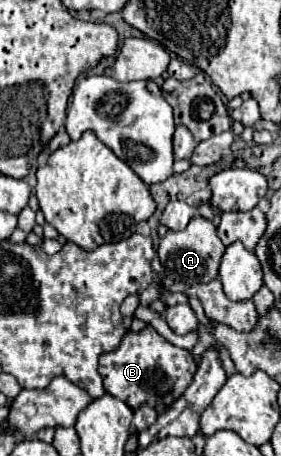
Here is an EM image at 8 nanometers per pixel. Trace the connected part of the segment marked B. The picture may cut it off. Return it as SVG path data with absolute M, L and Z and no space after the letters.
M151 324L139 332L129 330L115 350L99 356L99 374L103 376L105 392L123 400L131 410L149 404L157 410L157 414L163 414L185 394L197 368L199 366L191 352L169 344Z

